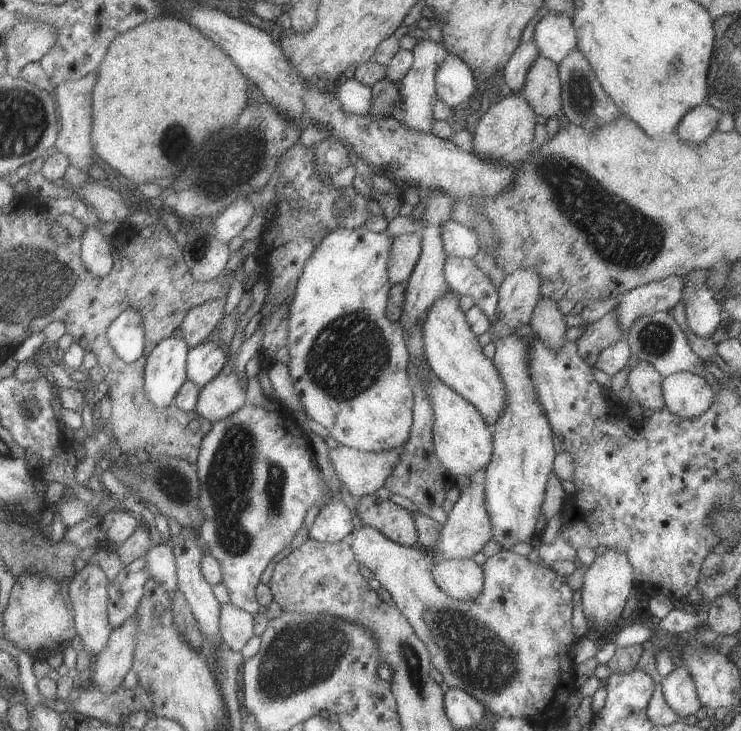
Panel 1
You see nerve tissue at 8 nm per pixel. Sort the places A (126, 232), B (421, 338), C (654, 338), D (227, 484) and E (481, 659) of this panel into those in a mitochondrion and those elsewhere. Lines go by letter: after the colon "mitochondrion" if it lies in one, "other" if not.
A: other
B: other
C: mitochondrion
D: mitochondrion
E: mitochondrion

